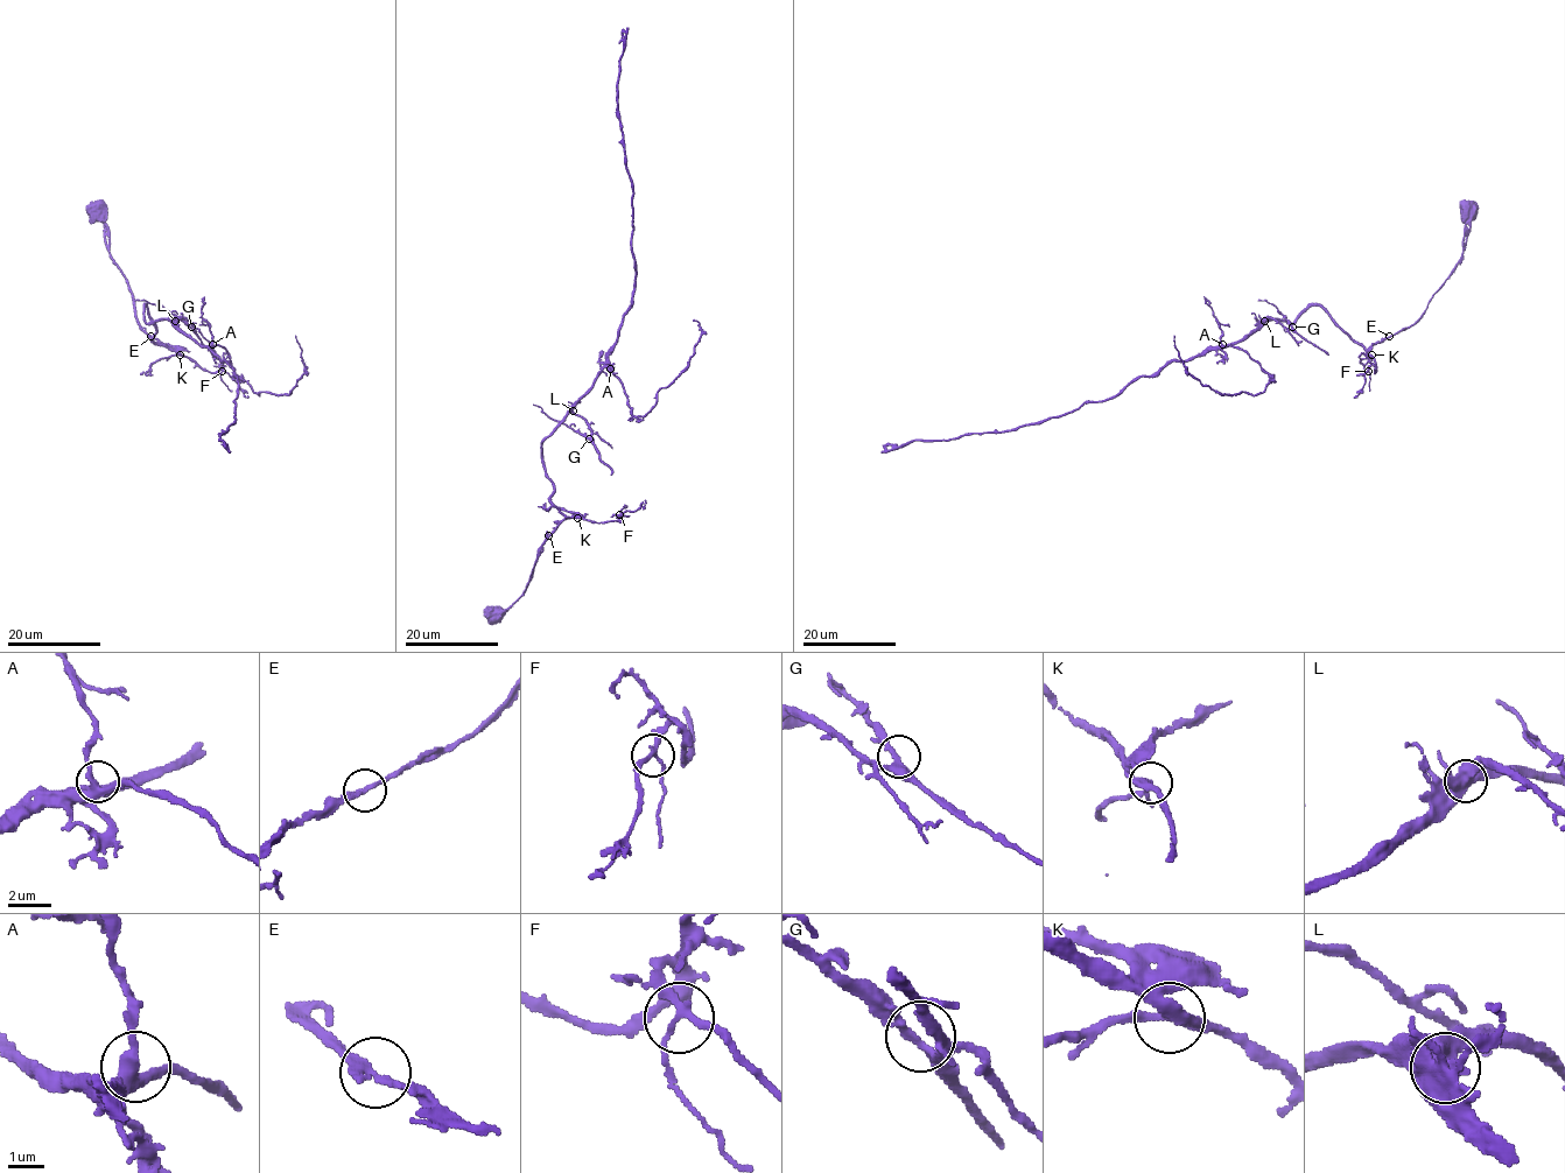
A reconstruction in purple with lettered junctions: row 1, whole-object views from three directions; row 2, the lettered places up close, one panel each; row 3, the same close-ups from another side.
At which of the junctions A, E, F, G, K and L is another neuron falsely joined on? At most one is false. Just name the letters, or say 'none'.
none

